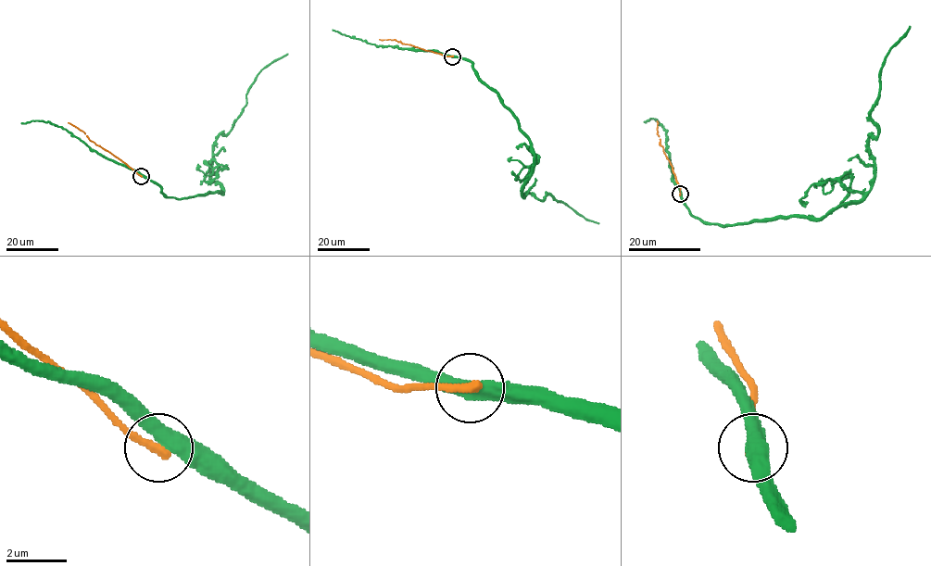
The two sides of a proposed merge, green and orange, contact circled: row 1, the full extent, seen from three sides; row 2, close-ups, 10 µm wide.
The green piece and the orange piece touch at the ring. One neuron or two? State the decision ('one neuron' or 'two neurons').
two neurons

